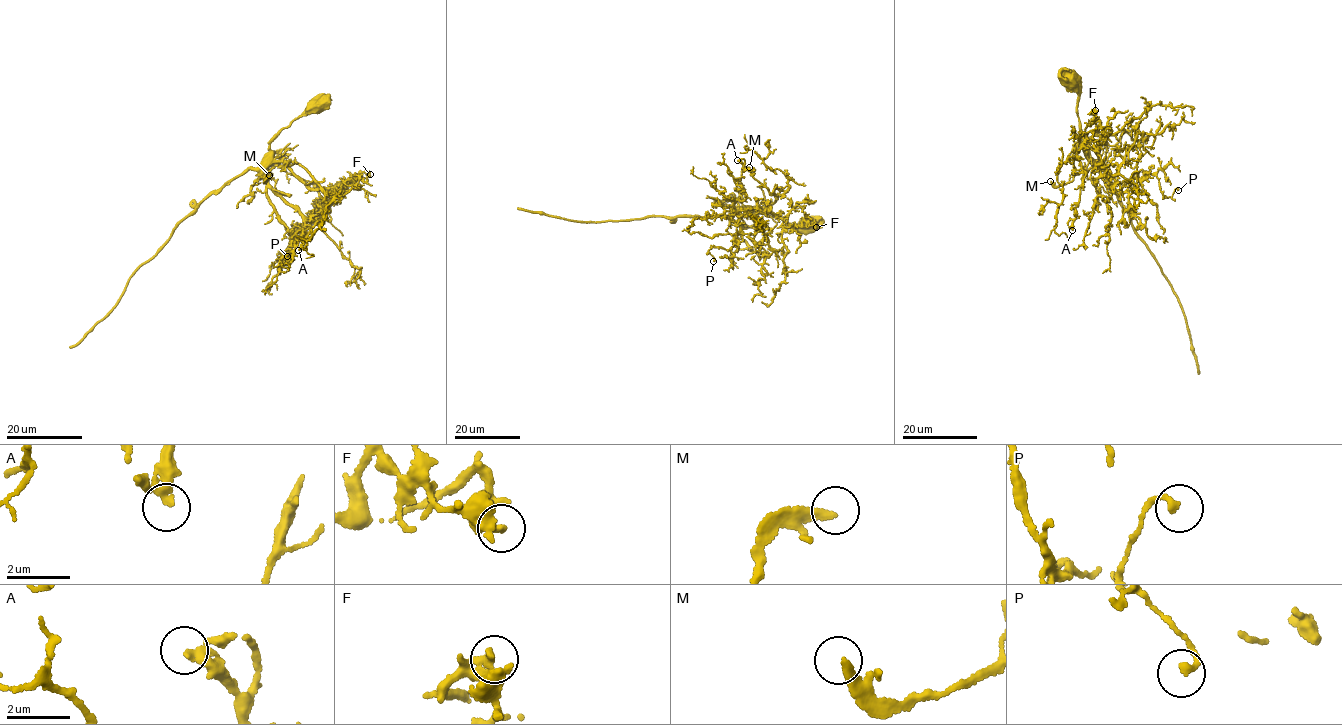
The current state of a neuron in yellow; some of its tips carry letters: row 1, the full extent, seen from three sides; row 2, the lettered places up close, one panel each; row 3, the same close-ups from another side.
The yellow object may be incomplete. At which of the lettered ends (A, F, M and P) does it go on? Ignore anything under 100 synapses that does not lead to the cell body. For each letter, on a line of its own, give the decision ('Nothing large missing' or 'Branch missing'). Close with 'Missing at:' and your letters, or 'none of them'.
A: Nothing large missing
F: Nothing large missing
M: Nothing large missing
P: Nothing large missing
Missing at: none of them

